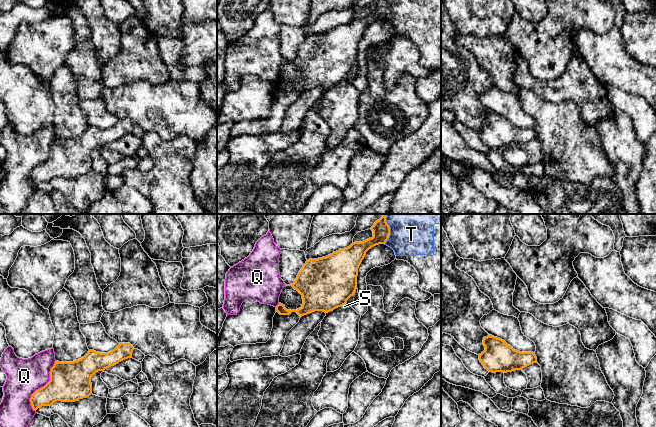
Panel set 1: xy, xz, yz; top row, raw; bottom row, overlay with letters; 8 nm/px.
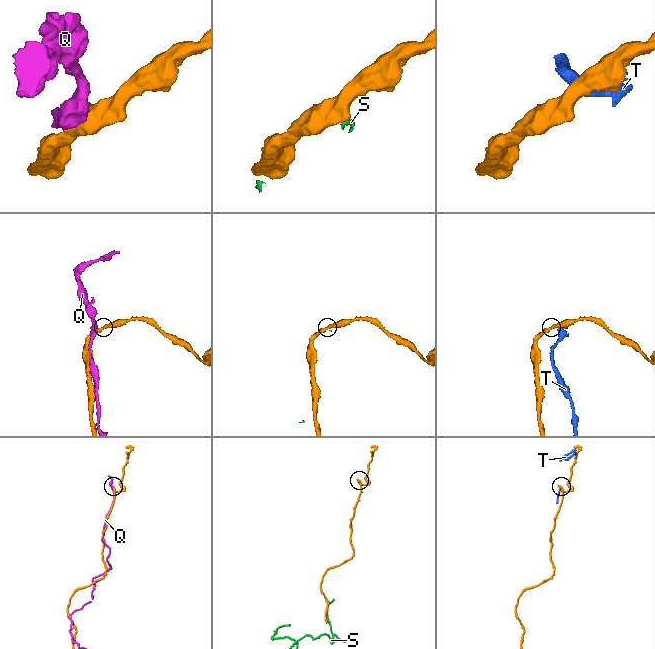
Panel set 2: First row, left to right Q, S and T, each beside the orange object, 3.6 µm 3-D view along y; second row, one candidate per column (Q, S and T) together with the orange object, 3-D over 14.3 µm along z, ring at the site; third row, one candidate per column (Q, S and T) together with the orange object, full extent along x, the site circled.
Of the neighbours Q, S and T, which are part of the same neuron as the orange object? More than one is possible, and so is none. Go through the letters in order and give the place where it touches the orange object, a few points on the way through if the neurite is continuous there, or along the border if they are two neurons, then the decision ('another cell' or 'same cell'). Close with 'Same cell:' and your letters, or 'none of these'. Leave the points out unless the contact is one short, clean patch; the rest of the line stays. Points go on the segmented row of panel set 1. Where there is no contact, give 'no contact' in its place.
Q: contact xy (42, 387); another cell
S: contact xz (342, 305); border xz (345, 303), (340, 306); another cell
T: contact xz (389, 229); another cell
Same cell: none of these

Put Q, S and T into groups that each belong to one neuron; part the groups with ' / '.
Q / S / T

